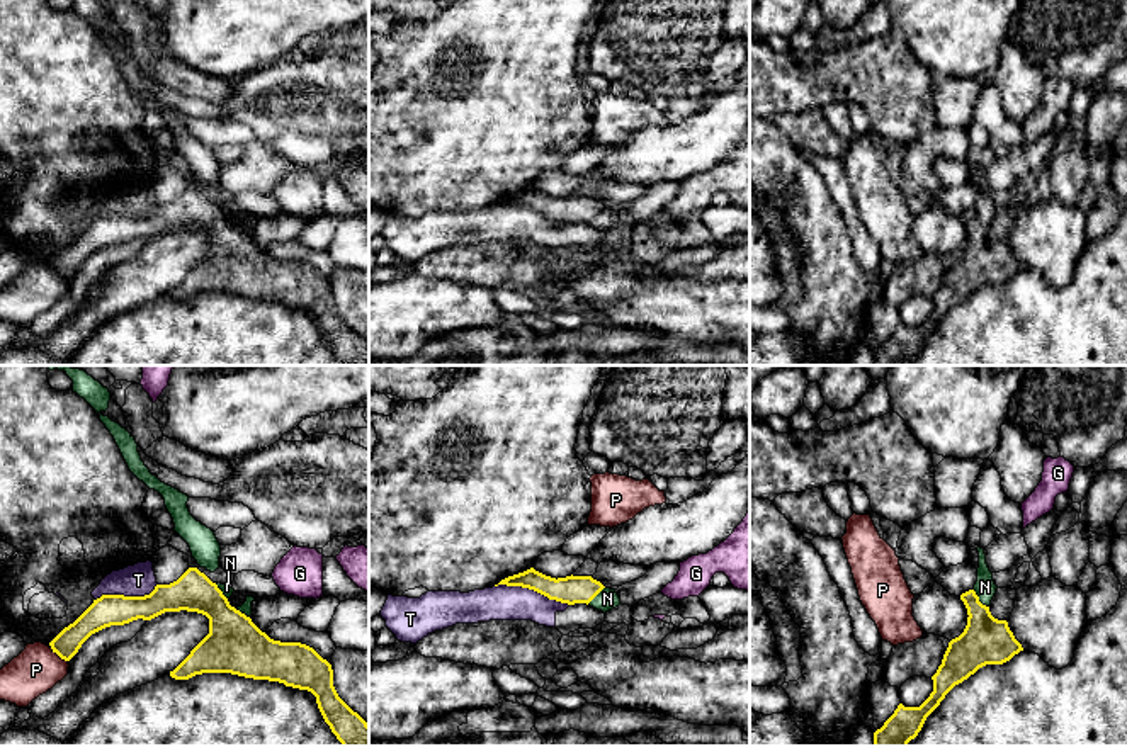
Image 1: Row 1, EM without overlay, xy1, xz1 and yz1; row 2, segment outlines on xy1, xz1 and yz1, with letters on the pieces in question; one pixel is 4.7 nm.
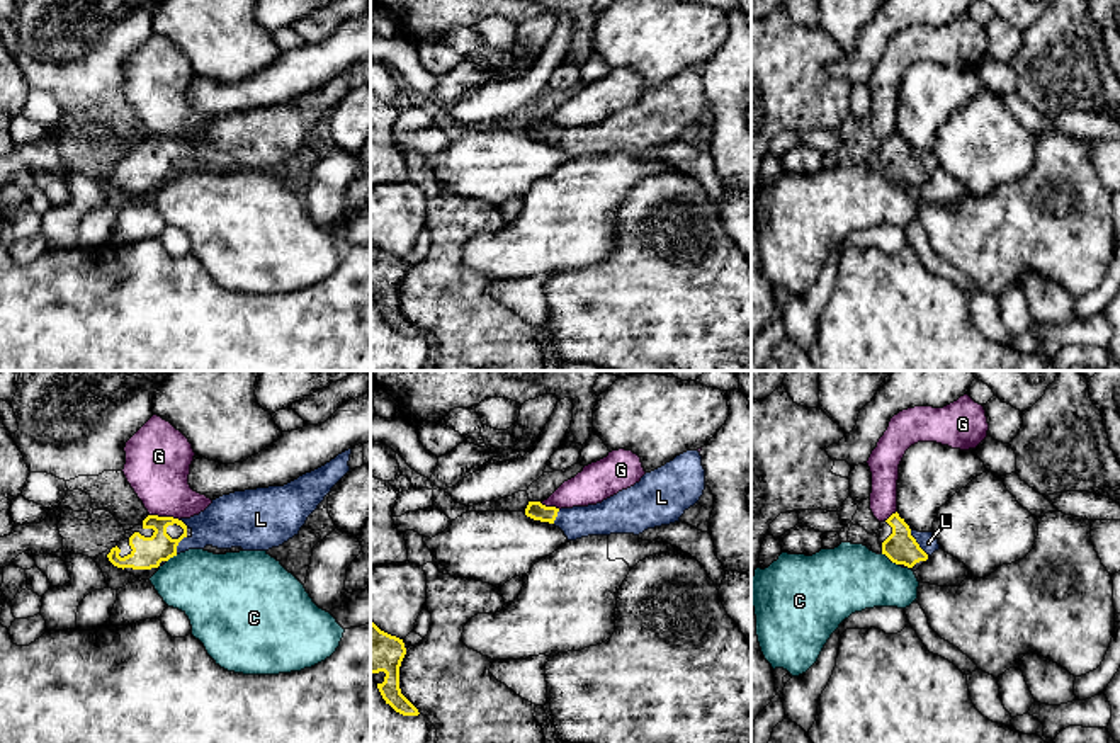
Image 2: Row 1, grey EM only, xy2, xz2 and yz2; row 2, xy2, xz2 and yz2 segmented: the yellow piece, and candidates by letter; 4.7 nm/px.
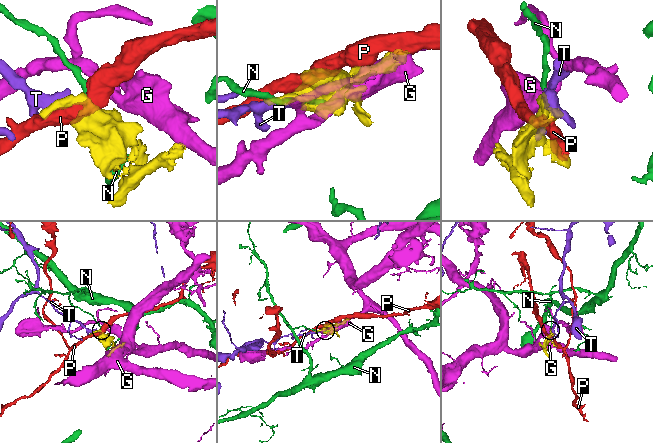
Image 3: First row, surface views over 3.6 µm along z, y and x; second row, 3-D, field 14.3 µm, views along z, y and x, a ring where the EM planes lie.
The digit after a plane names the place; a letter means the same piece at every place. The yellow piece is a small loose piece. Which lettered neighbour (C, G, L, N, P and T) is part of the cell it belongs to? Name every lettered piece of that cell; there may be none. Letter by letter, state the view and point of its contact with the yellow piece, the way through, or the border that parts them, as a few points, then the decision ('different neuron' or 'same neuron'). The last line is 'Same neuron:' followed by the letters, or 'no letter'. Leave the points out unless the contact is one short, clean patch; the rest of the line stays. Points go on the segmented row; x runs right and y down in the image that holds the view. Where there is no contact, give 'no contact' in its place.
C: meets yellow in yz2 at (889, 558); border along yz2 (881, 553), (898, 565); different neuron
G: meets yellow in xy2 at (165, 517); border along xy2 (150, 514), (179, 521); different neuron
L: meets yellow in yz2 at (915, 541); runs through yz2 (901, 548), (915, 541), (928, 543); same neuron
N: meets yellow in yz1 at (978, 599); border along yz1 (973, 588), (988, 607); different neuron
P: meets yellow in xy1 at (58, 655); different neuron
T: meets yellow in xz1 at (532, 588); different neuron
Same neuron: L

